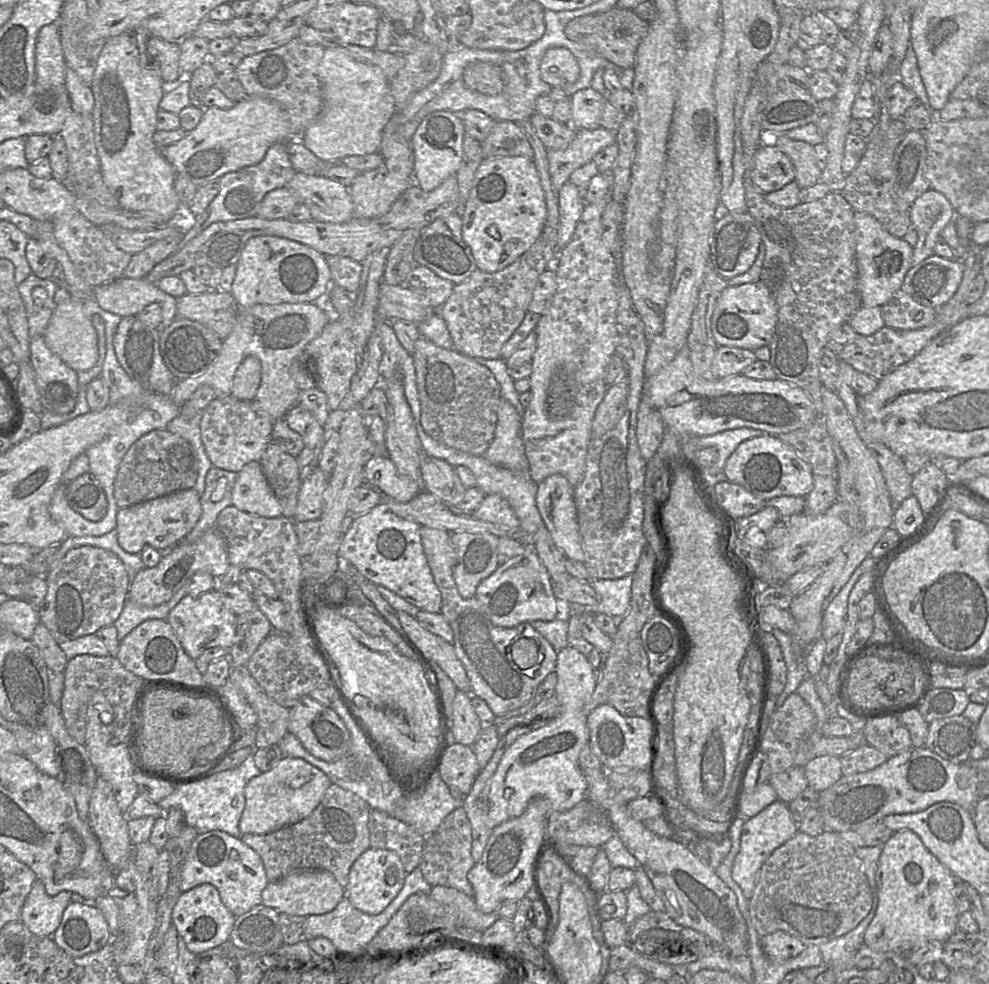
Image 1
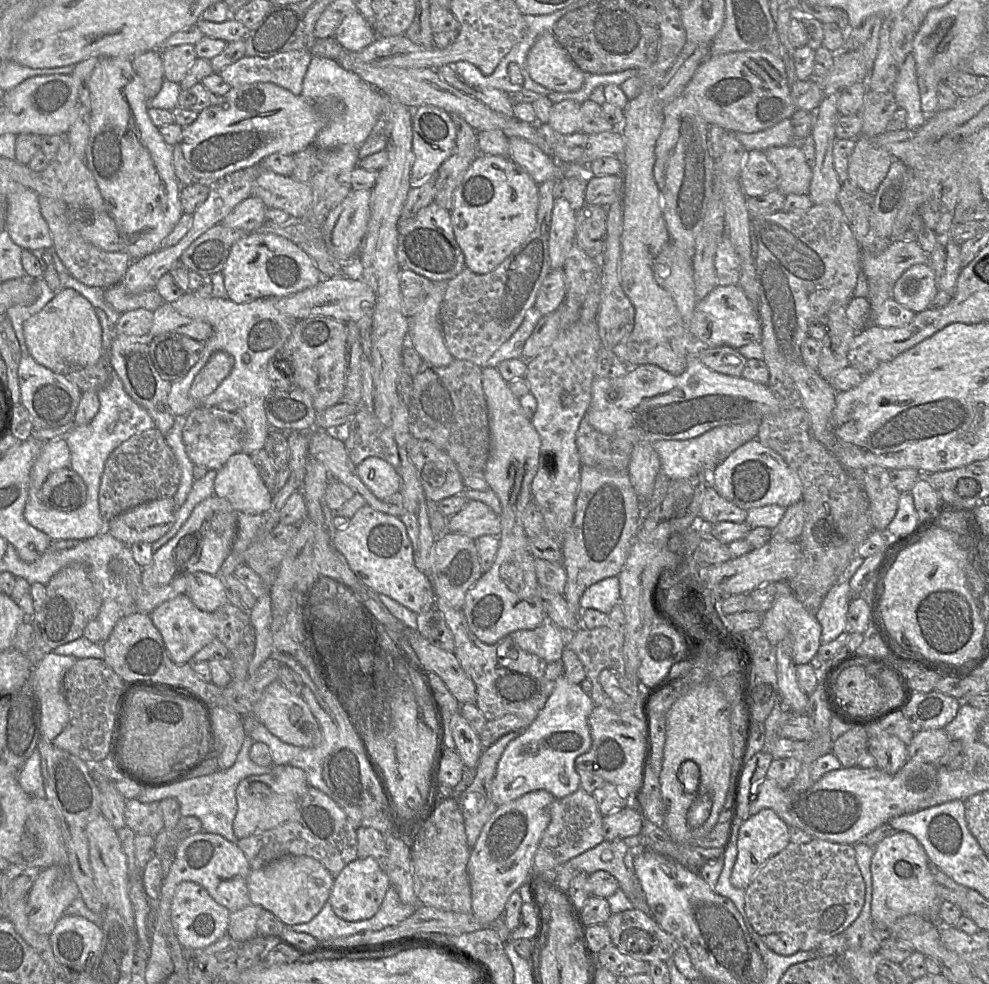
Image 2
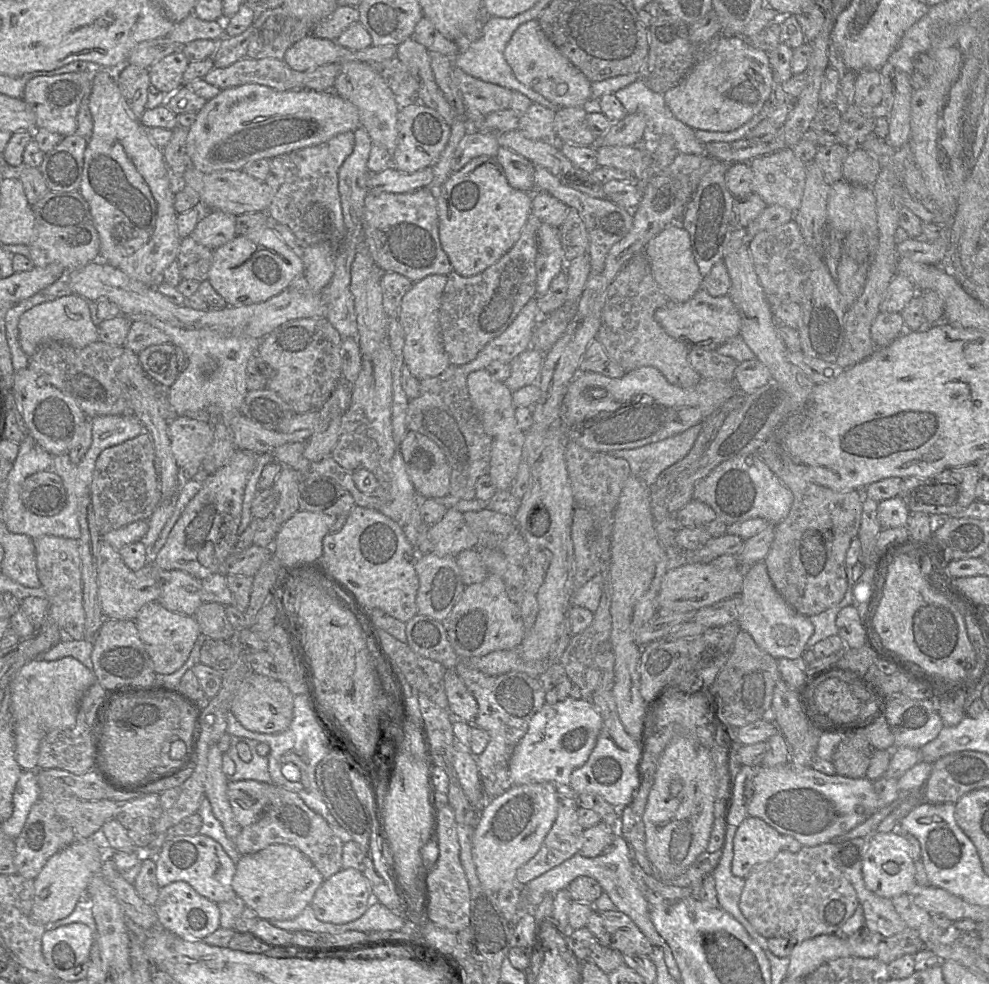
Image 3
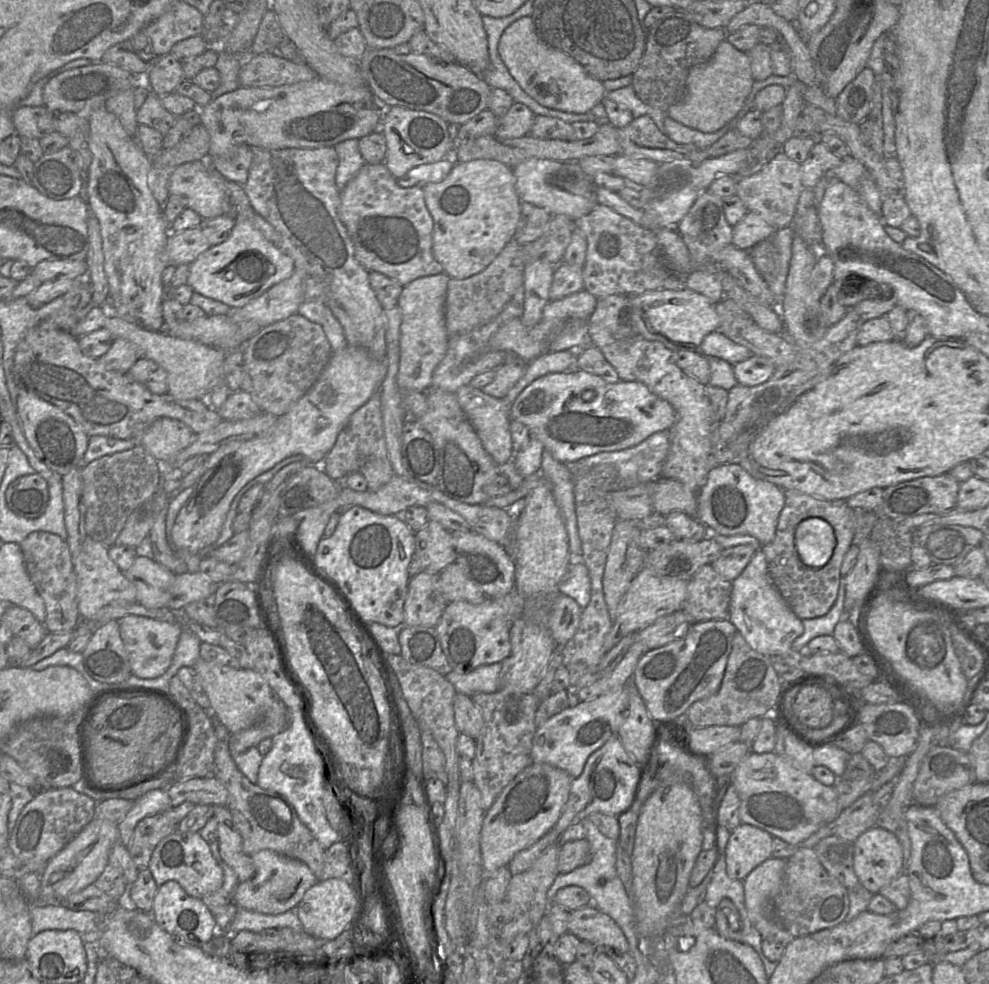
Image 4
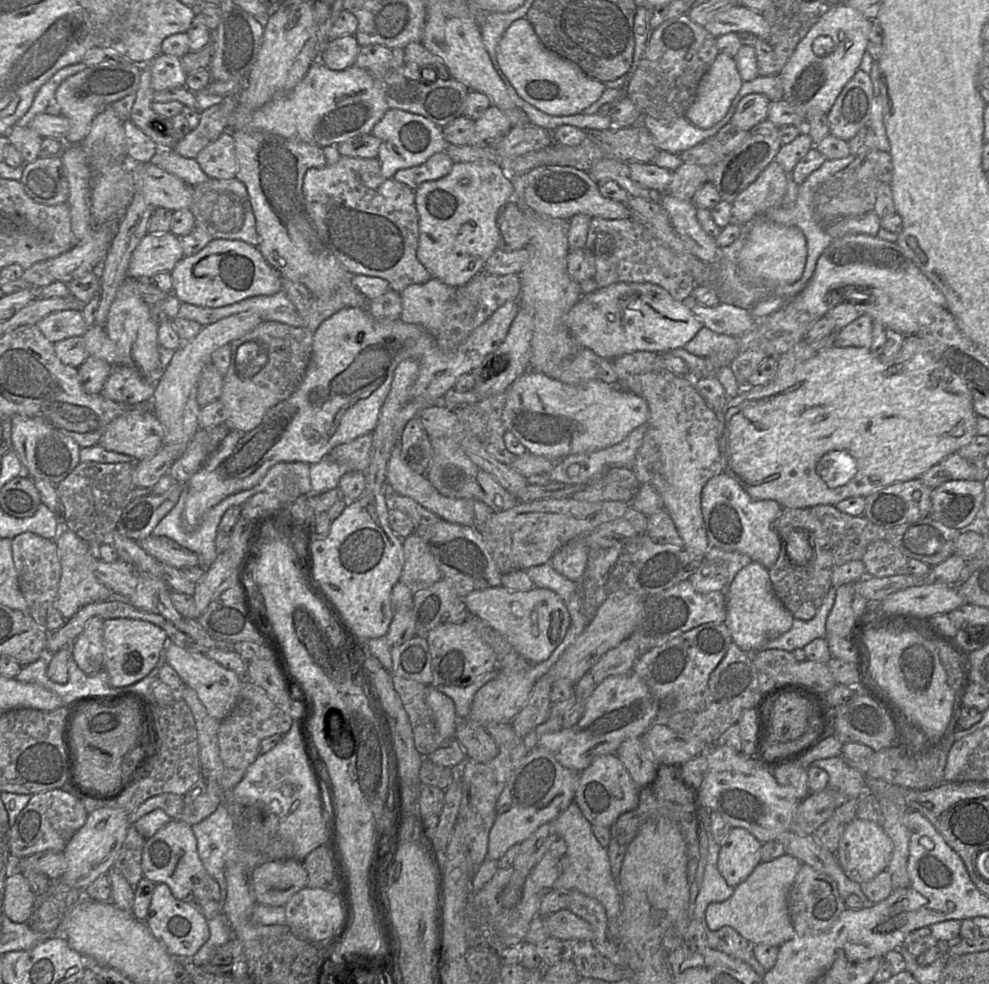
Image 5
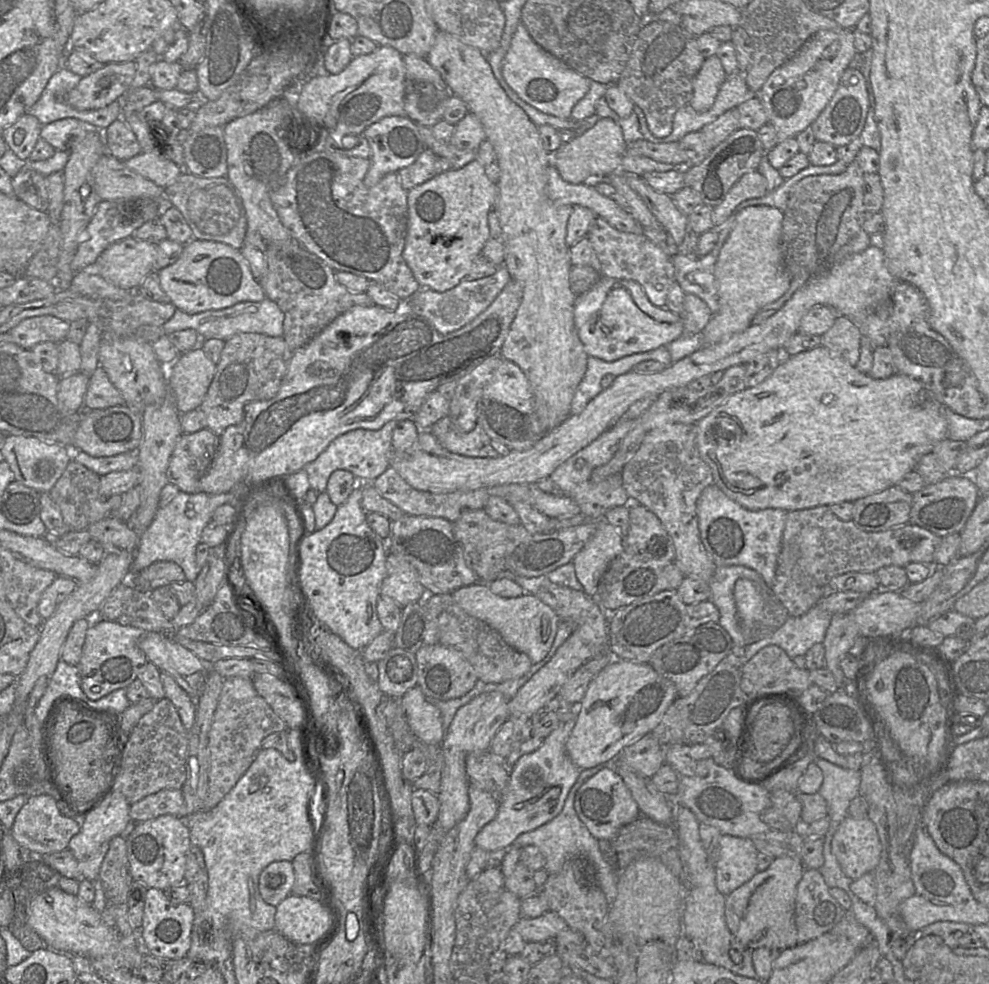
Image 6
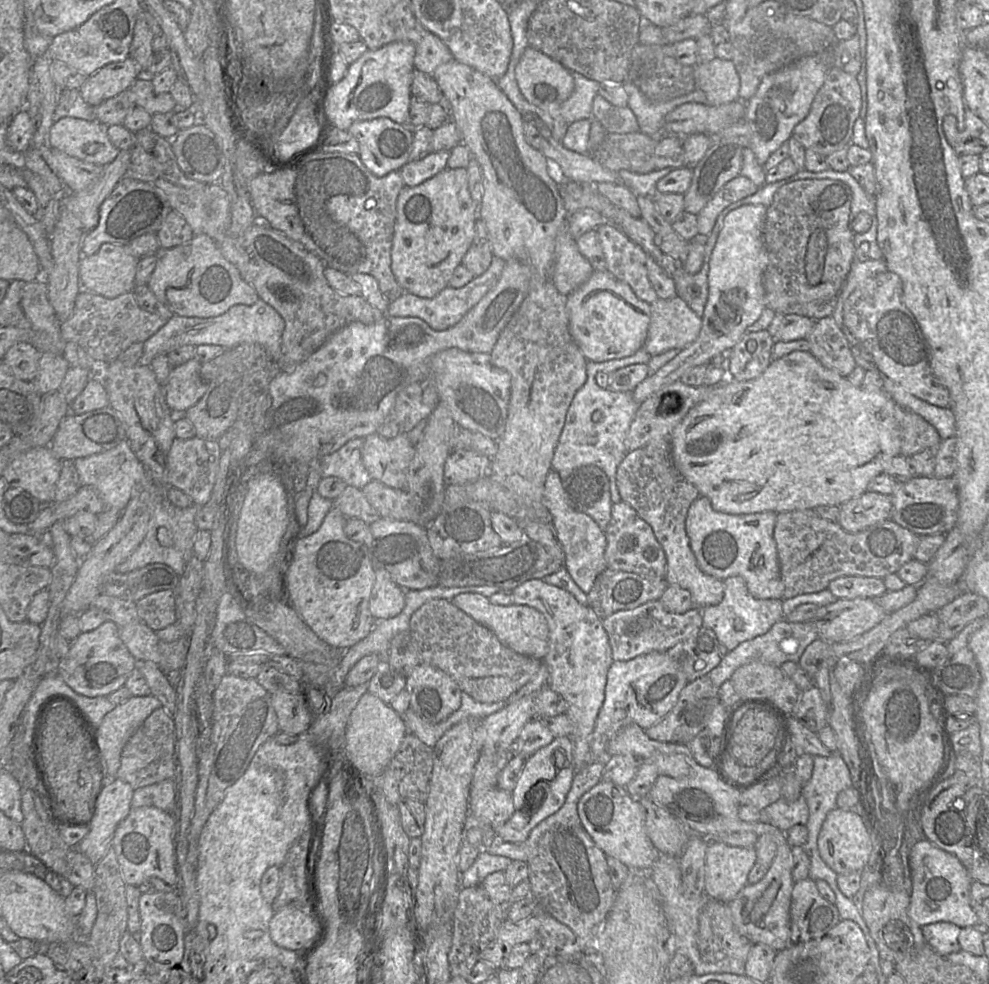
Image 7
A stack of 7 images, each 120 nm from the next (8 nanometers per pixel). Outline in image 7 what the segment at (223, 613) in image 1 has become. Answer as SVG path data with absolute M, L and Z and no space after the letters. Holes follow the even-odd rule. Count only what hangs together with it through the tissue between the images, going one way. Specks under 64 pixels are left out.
M106 621L94 630L80 633L68 653L59 659L57 672L73 691L94 698L107 696L124 686L136 662L120 638L119 626Z

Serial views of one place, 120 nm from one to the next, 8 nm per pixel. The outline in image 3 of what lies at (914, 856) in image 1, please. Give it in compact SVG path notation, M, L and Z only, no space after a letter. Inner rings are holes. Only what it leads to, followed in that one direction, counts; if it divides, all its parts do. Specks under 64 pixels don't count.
M875 831L867 837L867 848L862 862L862 875L866 887L874 894L892 899L908 894L917 884L916 867L908 840L894 832Z

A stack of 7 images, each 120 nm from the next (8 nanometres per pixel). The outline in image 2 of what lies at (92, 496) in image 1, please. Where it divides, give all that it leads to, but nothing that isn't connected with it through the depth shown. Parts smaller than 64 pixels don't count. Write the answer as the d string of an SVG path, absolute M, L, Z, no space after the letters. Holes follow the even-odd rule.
M71 468L51 473L40 490L40 500L49 509L76 512L87 502L88 489L83 479Z

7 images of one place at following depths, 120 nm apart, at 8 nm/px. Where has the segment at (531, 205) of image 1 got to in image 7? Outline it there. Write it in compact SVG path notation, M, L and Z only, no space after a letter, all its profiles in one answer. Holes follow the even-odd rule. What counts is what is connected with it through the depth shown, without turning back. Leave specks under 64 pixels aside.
M446 168L421 184L405 186L400 191L396 204L391 269L404 292L430 298L448 286L455 268L462 262L473 241L475 220L476 206L469 191L466 168Z

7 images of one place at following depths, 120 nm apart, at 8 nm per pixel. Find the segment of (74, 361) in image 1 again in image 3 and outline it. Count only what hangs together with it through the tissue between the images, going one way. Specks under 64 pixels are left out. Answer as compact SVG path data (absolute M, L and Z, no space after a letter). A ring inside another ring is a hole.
M76 294L59 296L26 311L20 317L18 330L21 348L28 358L49 341L60 341L74 348L84 348L98 341L97 325L91 318L89 301Z

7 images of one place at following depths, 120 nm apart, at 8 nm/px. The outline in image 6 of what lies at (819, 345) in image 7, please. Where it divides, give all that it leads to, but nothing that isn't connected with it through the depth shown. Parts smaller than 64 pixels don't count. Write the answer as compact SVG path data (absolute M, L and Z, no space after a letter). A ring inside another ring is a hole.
M838 316L833 326L821 335L821 345L855 366L860 359L862 335L858 324L848 316Z

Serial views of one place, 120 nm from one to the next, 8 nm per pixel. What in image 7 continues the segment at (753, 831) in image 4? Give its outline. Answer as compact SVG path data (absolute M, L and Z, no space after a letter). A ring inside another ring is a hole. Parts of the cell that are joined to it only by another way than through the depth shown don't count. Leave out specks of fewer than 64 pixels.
M710 842L705 855L705 894L710 900L730 902L747 884L755 862L754 848Z

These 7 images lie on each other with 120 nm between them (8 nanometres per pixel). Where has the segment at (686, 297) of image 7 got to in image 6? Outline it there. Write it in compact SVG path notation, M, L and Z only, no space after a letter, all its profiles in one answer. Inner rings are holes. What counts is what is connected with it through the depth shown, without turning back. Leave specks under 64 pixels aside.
M735 212L724 221L722 230L718 230L718 241L712 253L697 256L691 253L678 253L672 257L675 268L675 280L685 294L693 294L702 299L715 313L719 309L718 288L714 275L715 263L722 246L734 228Z

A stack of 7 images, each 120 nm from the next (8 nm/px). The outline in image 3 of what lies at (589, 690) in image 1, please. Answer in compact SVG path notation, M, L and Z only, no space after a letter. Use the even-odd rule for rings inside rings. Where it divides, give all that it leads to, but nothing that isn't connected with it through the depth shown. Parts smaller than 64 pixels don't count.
M568 696L555 704L545 703L530 720L527 733L511 756L511 786L547 782L553 783L558 789L569 788L572 772L587 762L602 726L602 716L590 700Z

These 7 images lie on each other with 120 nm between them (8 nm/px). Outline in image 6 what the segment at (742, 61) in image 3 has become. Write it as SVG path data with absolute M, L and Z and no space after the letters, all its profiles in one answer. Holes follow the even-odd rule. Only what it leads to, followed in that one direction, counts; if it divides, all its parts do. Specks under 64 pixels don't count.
M714 55L706 58L695 79L690 106L697 112L711 108L727 74L719 58Z

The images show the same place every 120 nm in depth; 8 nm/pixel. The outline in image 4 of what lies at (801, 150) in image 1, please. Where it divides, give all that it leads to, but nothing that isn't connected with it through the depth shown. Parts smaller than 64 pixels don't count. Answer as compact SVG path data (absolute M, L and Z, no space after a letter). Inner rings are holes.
M780 151L759 172L738 180L736 195L743 201L749 212L759 213L777 229L789 227L803 189L801 174L801 164Z

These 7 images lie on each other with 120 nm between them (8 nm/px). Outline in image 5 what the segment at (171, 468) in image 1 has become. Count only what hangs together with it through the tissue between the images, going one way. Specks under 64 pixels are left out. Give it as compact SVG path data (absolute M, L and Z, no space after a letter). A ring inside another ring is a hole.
M136 461L121 463L80 462L56 485L61 505L63 528L74 532L89 543L97 543L116 529L125 507L135 498L151 495L151 488L141 488L133 481Z

